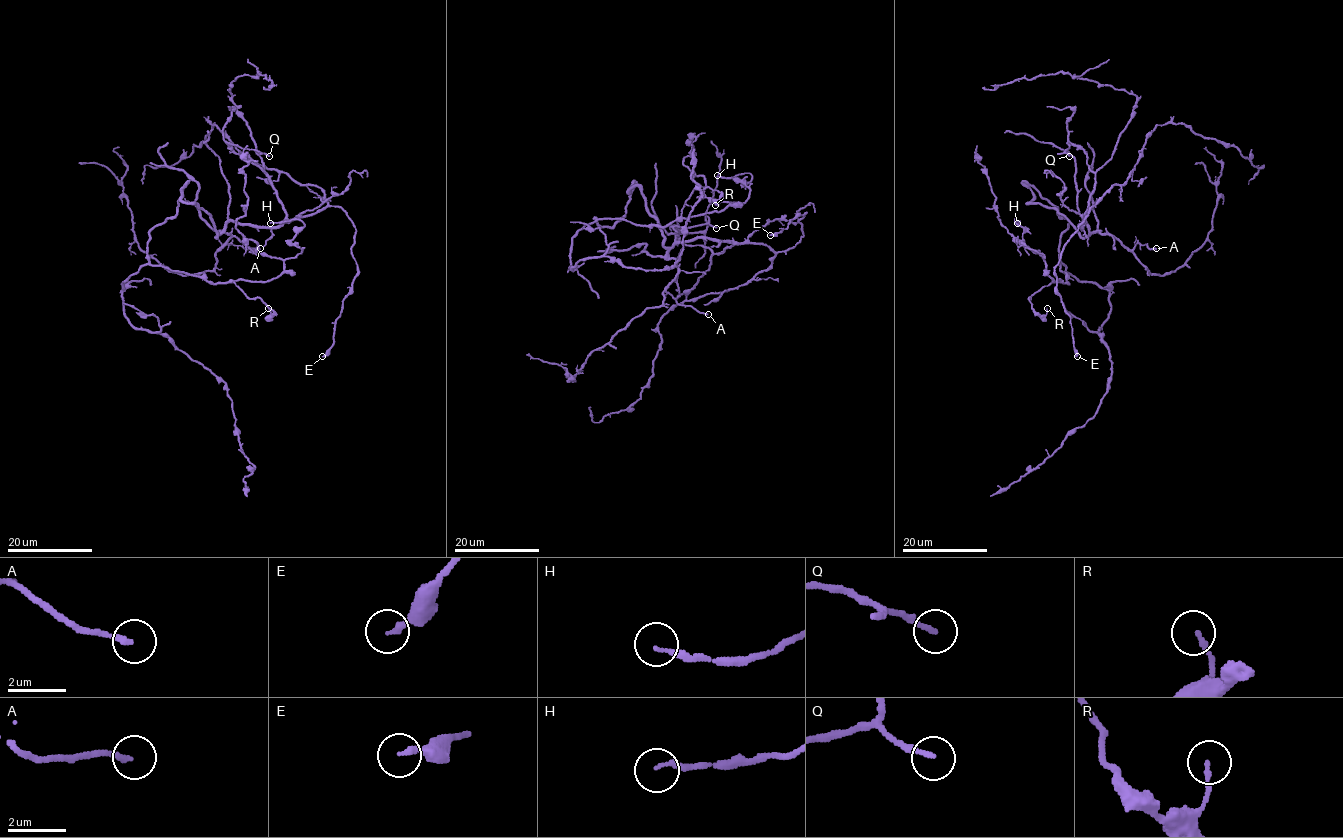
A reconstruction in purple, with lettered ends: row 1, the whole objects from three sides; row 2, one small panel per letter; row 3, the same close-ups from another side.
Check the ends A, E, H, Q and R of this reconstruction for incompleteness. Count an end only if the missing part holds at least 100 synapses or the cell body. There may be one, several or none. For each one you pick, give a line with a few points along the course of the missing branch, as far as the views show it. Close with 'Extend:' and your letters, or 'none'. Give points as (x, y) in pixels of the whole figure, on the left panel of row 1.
Extend: none

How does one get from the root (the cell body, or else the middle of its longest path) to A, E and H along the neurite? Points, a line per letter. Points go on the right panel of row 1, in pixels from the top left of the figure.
A: (1034, 204), (1054, 207), (1082, 237), (1099, 231), (1114, 236), (1130, 250), (1137, 243), (1156, 248)
E: (1034, 204), (1054, 207), (1082, 237), (1088, 226), (1080, 225), (1094, 206), (1054, 269), (1077, 356)
H: (1034, 204), (1031, 186), (1069, 222), (1058, 243), (1068, 284), (1053, 281), (1017, 223)

